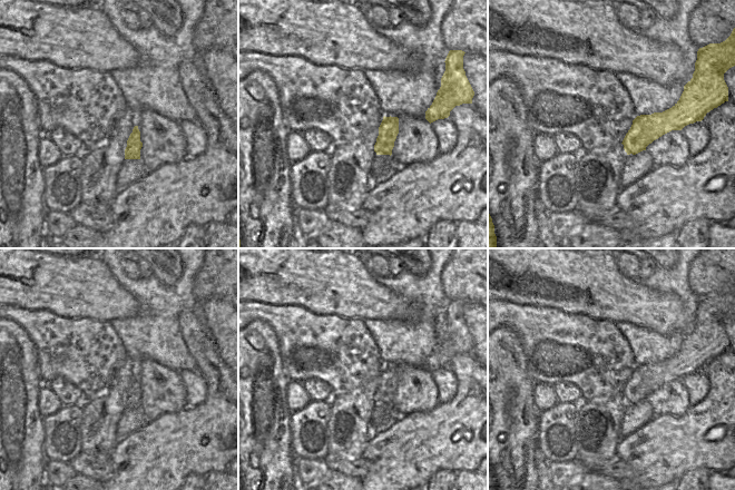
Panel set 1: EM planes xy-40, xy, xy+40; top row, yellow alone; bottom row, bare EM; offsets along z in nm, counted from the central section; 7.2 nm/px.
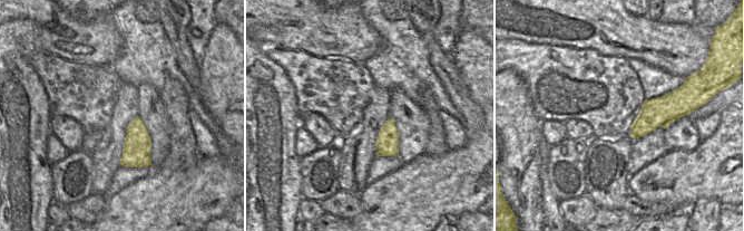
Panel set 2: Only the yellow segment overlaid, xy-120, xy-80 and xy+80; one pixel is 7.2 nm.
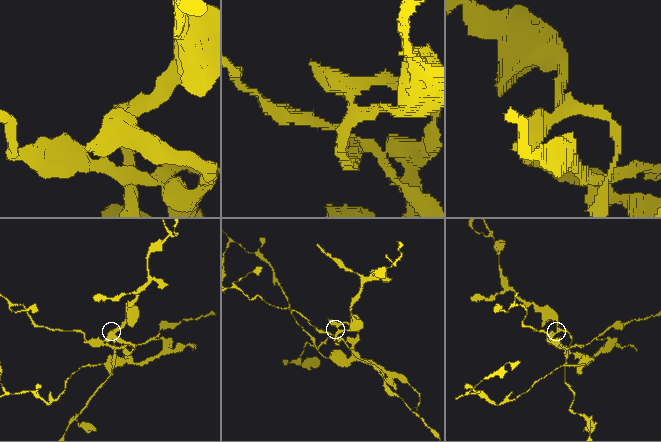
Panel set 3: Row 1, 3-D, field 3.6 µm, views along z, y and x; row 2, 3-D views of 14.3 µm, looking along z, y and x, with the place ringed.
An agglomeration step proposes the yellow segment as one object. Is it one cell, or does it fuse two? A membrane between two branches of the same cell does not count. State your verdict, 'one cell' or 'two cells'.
two cells

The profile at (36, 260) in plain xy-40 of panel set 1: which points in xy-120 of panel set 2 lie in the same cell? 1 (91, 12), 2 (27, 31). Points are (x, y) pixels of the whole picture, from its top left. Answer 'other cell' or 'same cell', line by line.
1: other cell
2: other cell

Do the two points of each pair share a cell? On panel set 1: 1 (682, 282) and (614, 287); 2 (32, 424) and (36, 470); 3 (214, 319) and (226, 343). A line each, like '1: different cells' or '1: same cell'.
1: different cells
2: same cell
3: same cell

